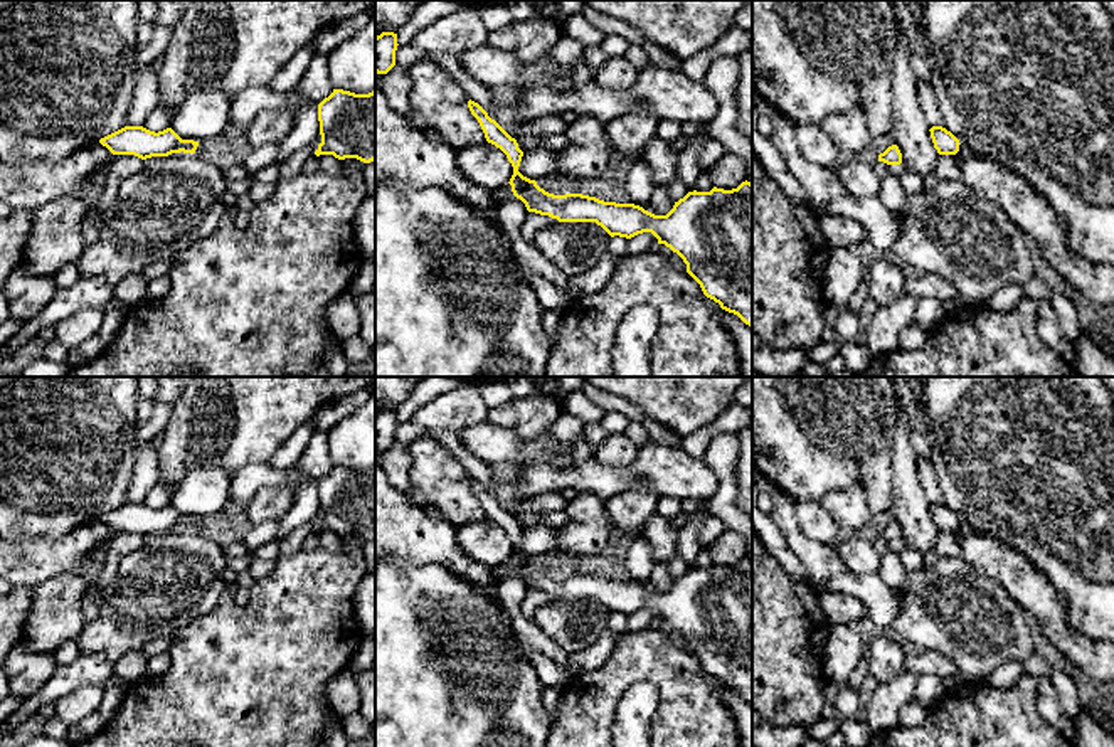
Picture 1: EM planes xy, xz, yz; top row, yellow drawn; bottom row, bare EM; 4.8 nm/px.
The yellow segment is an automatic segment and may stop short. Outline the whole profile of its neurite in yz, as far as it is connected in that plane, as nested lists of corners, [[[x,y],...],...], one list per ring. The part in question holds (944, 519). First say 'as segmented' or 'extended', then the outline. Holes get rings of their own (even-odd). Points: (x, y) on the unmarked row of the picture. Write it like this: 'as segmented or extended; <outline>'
as segmented; [[[932,503],[929,508],[939,532],[956,532],[959,528],[961,520],[951,508],[942,503]]]

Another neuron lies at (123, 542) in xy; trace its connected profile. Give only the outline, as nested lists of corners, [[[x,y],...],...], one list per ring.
[[[114,532],[109,545],[106,564],[101,570],[98,589],[108,585],[118,572],[119,562],[125,555],[138,550],[145,542],[145,537],[135,532]]]

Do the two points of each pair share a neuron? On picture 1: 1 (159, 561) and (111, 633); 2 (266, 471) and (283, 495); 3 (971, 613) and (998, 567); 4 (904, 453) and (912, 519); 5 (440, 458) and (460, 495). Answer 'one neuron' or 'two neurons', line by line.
1: one neuron
2: two neurons
3: two neurons
4: one neuron
5: one neuron

